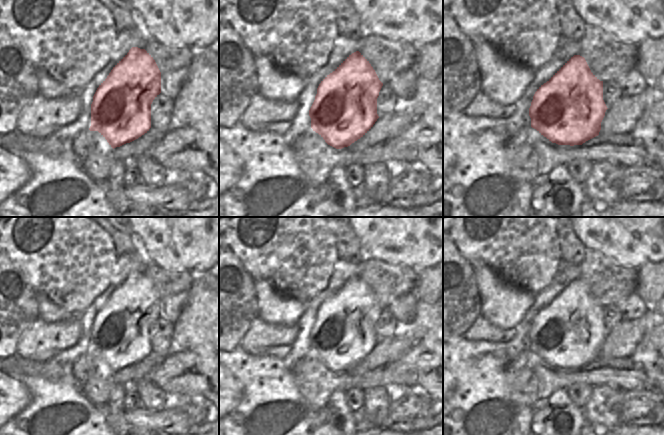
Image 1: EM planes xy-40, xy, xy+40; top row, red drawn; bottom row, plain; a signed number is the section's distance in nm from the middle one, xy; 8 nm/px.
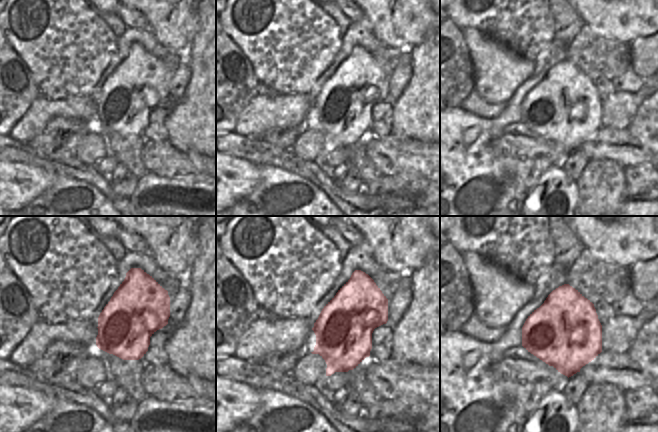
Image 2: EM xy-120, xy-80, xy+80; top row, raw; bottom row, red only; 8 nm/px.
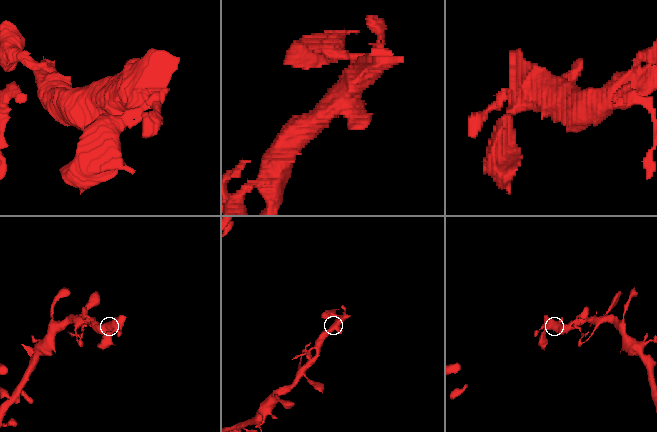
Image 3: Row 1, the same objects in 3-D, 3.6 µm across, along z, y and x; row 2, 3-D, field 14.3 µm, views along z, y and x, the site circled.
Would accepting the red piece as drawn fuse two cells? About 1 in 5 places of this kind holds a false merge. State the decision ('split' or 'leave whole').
leave whole

